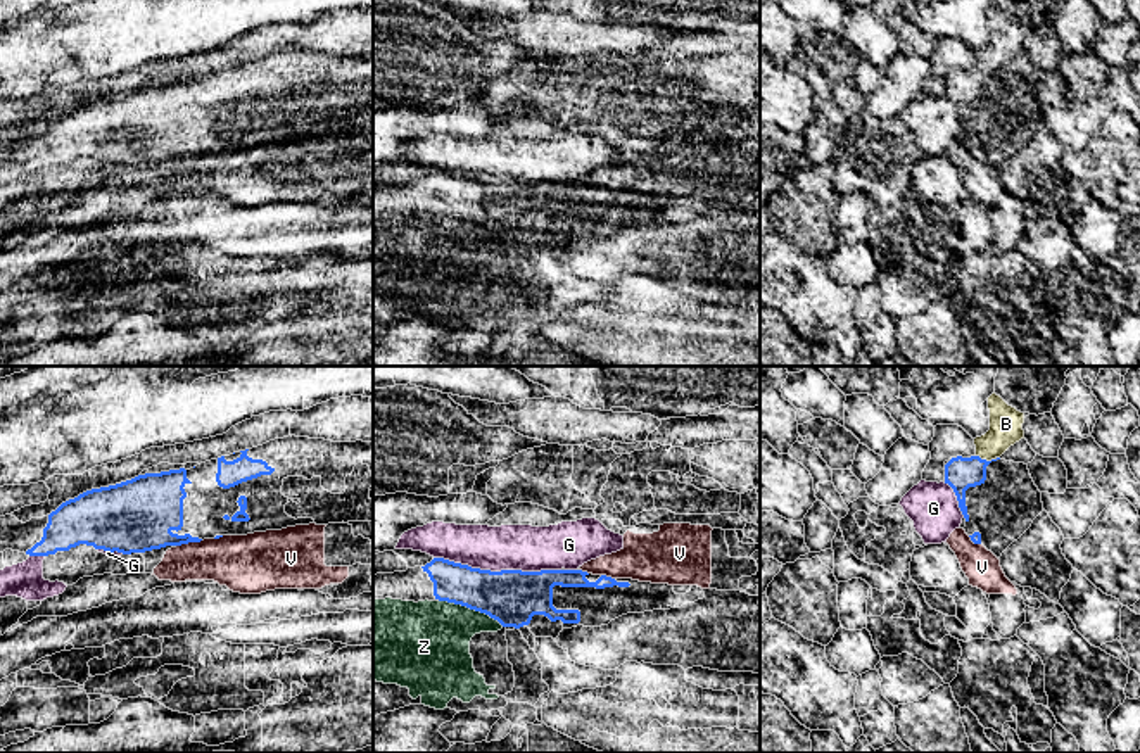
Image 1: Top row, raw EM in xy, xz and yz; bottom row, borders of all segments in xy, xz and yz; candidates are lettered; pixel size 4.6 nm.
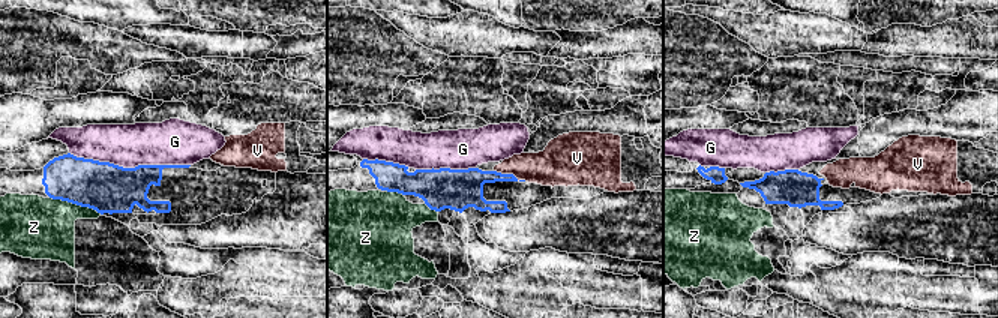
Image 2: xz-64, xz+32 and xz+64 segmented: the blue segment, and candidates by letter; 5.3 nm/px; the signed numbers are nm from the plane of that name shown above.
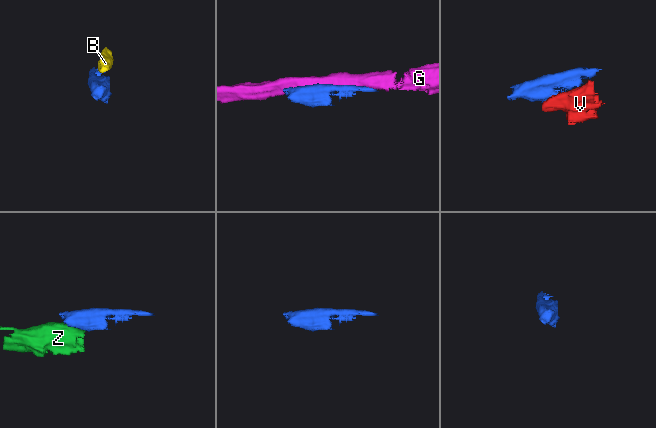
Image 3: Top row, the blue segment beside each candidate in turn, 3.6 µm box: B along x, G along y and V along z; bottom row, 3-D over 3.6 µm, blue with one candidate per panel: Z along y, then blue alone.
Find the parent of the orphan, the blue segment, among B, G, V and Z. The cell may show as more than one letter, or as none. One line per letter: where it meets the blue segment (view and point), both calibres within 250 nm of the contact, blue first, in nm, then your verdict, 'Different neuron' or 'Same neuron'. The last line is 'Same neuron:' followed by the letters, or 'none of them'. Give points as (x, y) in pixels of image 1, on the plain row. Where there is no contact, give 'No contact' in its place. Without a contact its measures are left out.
B: Touches blue at yz (985, 73). Thickness 150 nm (blue) against 160 nm. Different neuron
G: Touches blue at xz (498, 185). Thickness 260 nm (blue) against 220 nm. Different neuron
V: Touches blue at xy (189, 154). Thickness 320 nm (blue) against 260 nm. Different neuron
Z: Touches blue at xz (472, 221). Thickness 260 nm (blue) against 360 nm. Different neuron
Same neuron: none of them

